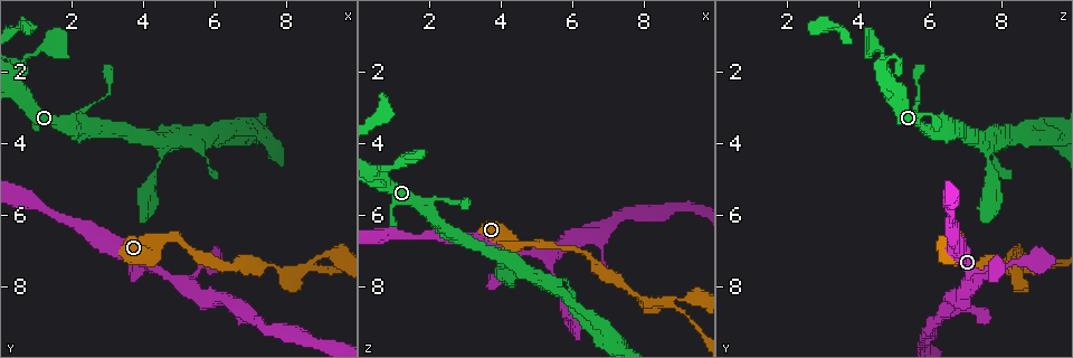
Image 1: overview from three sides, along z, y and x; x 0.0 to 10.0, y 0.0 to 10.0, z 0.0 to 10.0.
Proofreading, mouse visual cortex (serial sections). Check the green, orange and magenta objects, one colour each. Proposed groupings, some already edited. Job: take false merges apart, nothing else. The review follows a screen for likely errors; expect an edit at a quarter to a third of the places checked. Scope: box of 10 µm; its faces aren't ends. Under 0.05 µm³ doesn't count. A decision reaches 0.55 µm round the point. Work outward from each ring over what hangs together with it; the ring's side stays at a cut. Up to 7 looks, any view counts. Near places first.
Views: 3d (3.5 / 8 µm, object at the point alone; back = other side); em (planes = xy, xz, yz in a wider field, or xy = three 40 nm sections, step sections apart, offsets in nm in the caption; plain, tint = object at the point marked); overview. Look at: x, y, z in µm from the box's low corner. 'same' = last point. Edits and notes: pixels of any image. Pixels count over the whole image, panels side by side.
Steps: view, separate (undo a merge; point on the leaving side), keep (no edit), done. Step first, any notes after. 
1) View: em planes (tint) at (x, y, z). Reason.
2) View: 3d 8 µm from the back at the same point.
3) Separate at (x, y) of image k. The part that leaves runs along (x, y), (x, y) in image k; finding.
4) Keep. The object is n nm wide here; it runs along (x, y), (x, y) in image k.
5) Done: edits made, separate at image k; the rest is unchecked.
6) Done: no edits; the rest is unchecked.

View: 3d 3.5 µm at (2.25, 3.10, 5.50).

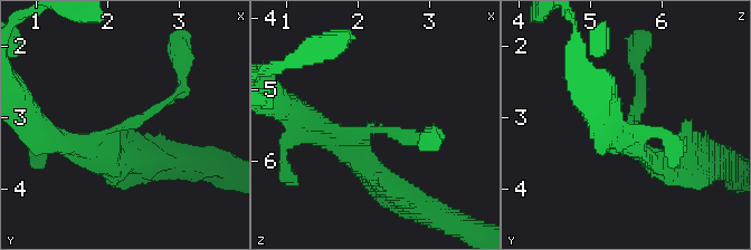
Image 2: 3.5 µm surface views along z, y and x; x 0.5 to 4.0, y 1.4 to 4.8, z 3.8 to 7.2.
View: em xy step 5 (tint) at (2.25, 3.10, 5.55).

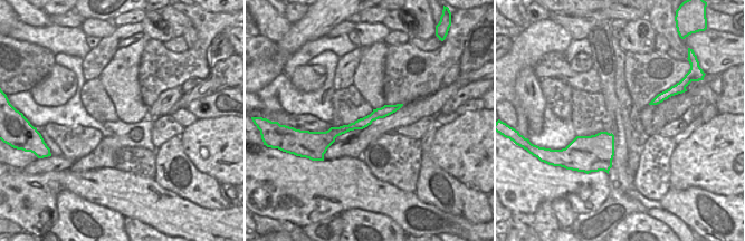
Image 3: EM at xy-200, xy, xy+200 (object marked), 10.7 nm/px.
Keep. All the same cell.

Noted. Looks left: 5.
View: em planes (tint) at (0.70, 1.70, 4.75). Sharp bend.

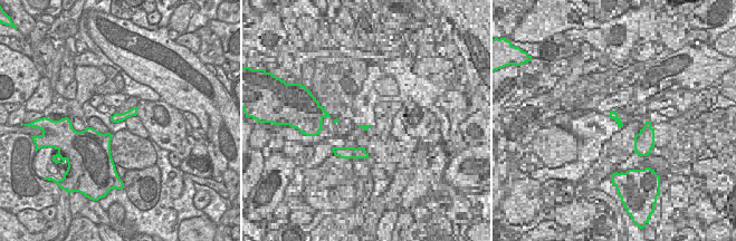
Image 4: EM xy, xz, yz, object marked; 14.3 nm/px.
View: 3d 3.5 µm at the same point.

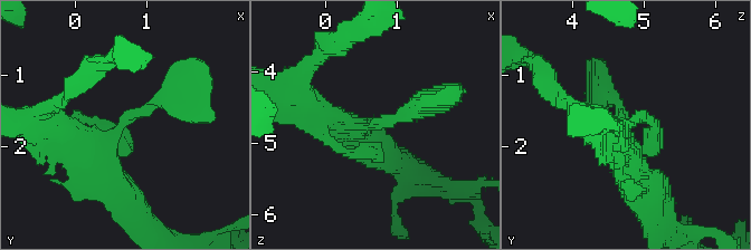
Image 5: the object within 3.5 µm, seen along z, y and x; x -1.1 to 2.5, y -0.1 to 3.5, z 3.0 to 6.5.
Keep. It runs along (114, 186), (111, 138), (193, 80) in image 5; one cell here.

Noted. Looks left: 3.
View: 3d 3.5 µm at (4.80, 4.00, 7.55). Three arms meet.

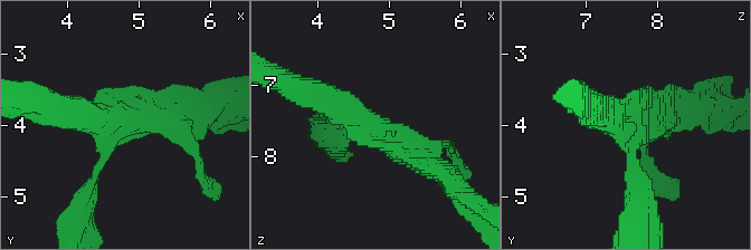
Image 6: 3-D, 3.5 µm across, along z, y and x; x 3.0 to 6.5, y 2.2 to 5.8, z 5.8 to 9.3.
View: em planes (tint) at (4.75, 3.95, 7.60). Shape alone is not enough.

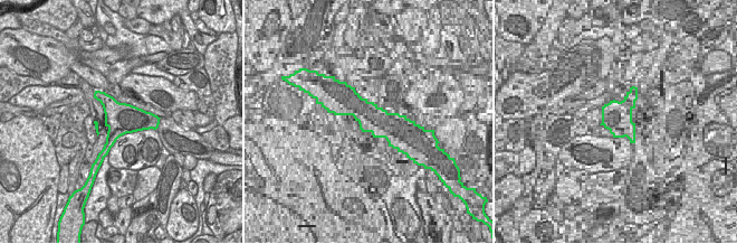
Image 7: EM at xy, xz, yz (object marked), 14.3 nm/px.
View: em xy step 2 (tint) at the same point. Cut it another way.

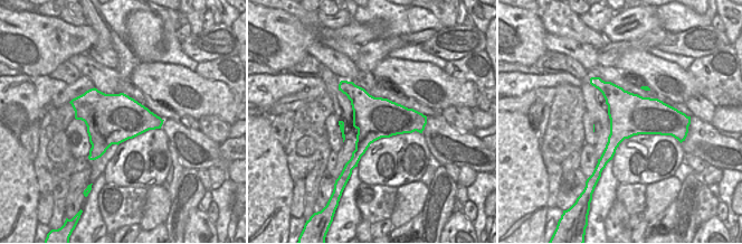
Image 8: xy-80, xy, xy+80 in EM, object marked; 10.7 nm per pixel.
Keep. It runs along (309, 93), (360, 115), (438, 170) in image 6; one cell here.

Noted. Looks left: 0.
Done: no edits; the rest is unchecked.

